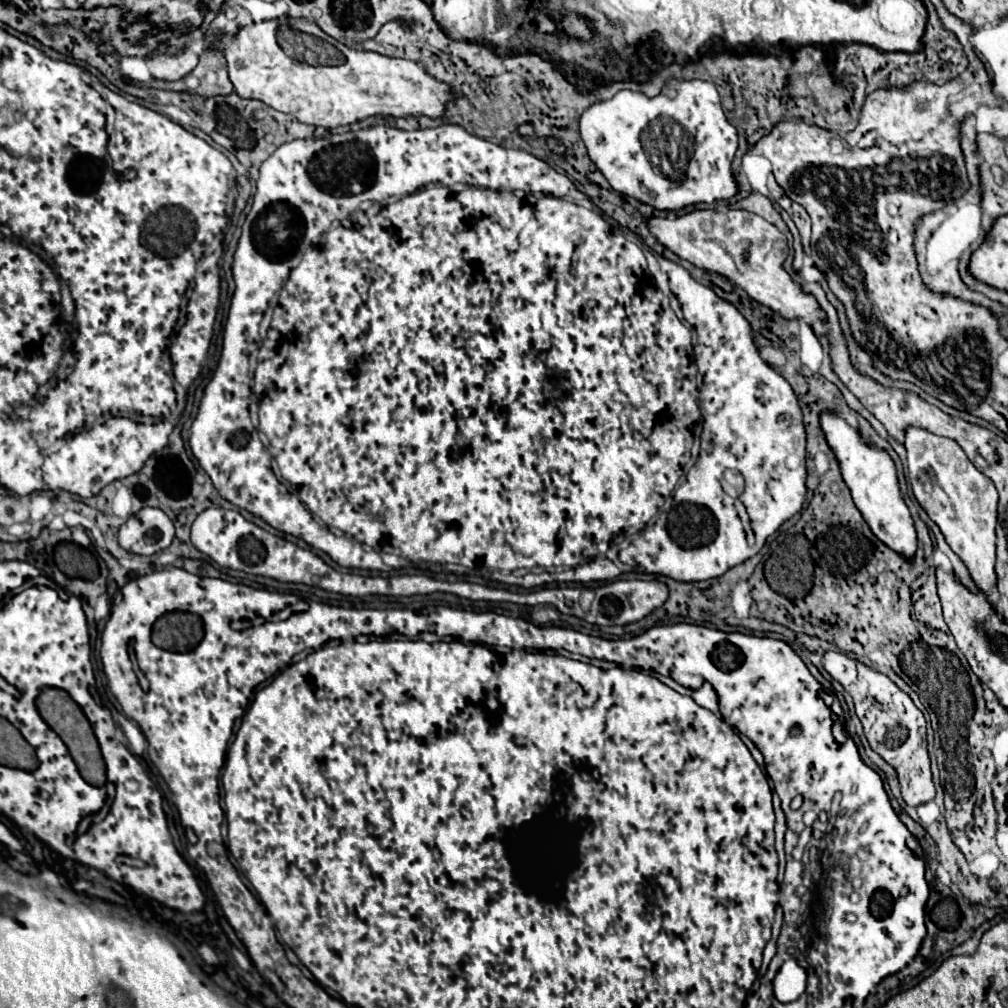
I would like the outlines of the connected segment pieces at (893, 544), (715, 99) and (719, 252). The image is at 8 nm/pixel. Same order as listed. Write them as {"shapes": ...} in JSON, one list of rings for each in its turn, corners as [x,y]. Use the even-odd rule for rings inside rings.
{"shapes":[[[[830,411],[822,413],[820,421],[822,421],[822,429],[826,433],[826,441],[836,453],[842,477],[844,477],[846,485],[850,487],[854,503],[860,509],[864,521],[870,525],[872,533],[884,545],[888,545],[892,551],[902,555],[908,563],[914,563],[914,555],[918,549],[916,527],[914,527],[914,519],[912,519],[912,515],[910,515],[910,511],[902,499],[898,479],[896,479],[894,461],[890,459],[890,455],[886,451],[872,449],[858,435],[856,427],[850,427],[844,419],[836,417],[834,413],[830,413]]],[[[670,77],[656,97],[648,97],[642,91],[622,89],[612,99],[594,103],[582,113],[580,135],[590,159],[618,193],[654,205],[656,209],[676,211],[694,203],[730,199],[738,191],[734,173],[730,169],[738,147],[738,135],[734,125],[728,123],[722,111],[720,95],[710,81],[682,81]]],[[[700,209],[686,215],[668,215],[668,217],[648,217],[648,229],[650,233],[672,253],[676,253],[680,259],[690,261],[692,265],[714,271],[742,287],[754,301],[770,307],[772,311],[780,313],[786,319],[802,319],[808,325],[814,325],[816,321],[824,319],[824,311],[816,303],[816,299],[808,293],[804,293],[794,279],[782,269],[782,263],[788,255],[788,243],[786,237],[766,219],[758,217],[756,213],[744,211],[744,209],[728,209],[728,211],[716,211],[716,209]]]]}

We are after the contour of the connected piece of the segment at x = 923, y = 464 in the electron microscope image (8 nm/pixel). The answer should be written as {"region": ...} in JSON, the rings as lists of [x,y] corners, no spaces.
{"region":[[[910,427],[906,431],[904,447],[908,451],[908,477],[920,507],[940,527],[946,543],[964,561],[972,581],[980,593],[996,607],[1000,595],[996,589],[996,505],[998,493],[994,483],[982,475],[964,455],[960,445],[952,439],[932,435],[926,429]]]}

